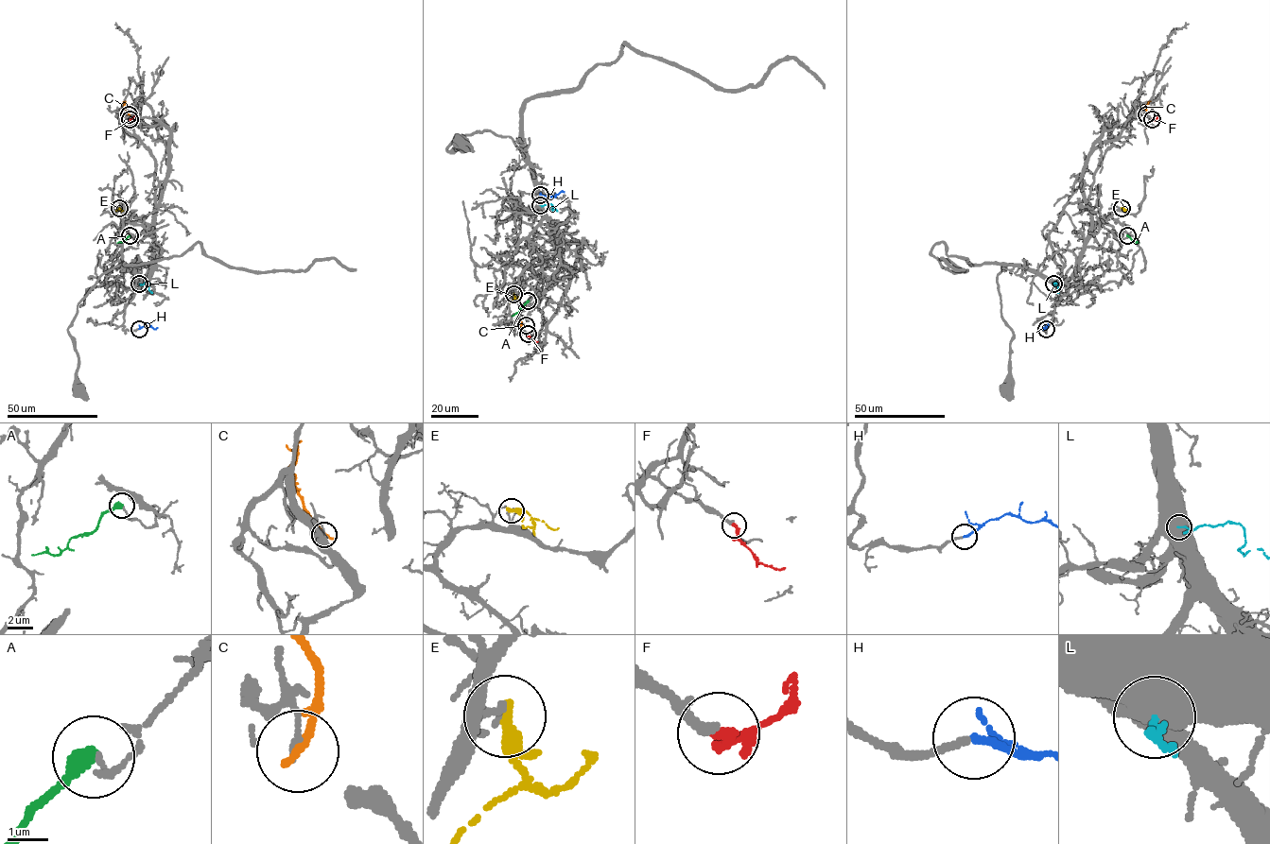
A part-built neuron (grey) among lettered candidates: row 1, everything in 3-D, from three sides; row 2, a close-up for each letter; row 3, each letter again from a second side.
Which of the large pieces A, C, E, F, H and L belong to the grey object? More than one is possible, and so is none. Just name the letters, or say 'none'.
F, H

